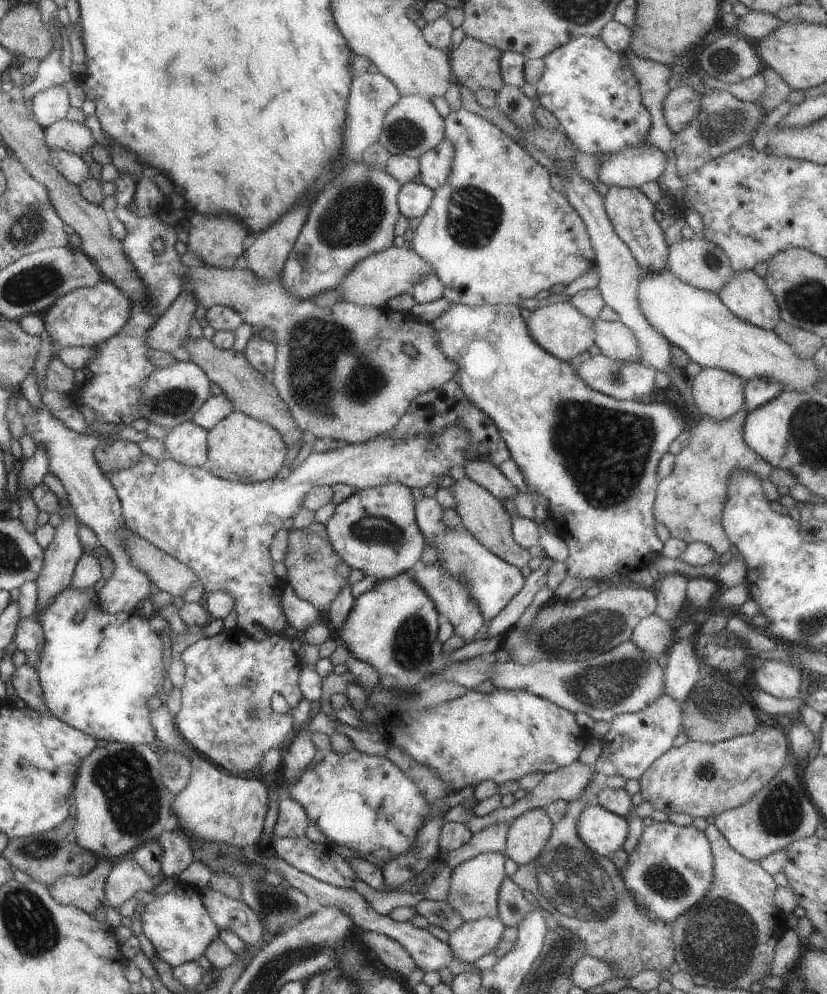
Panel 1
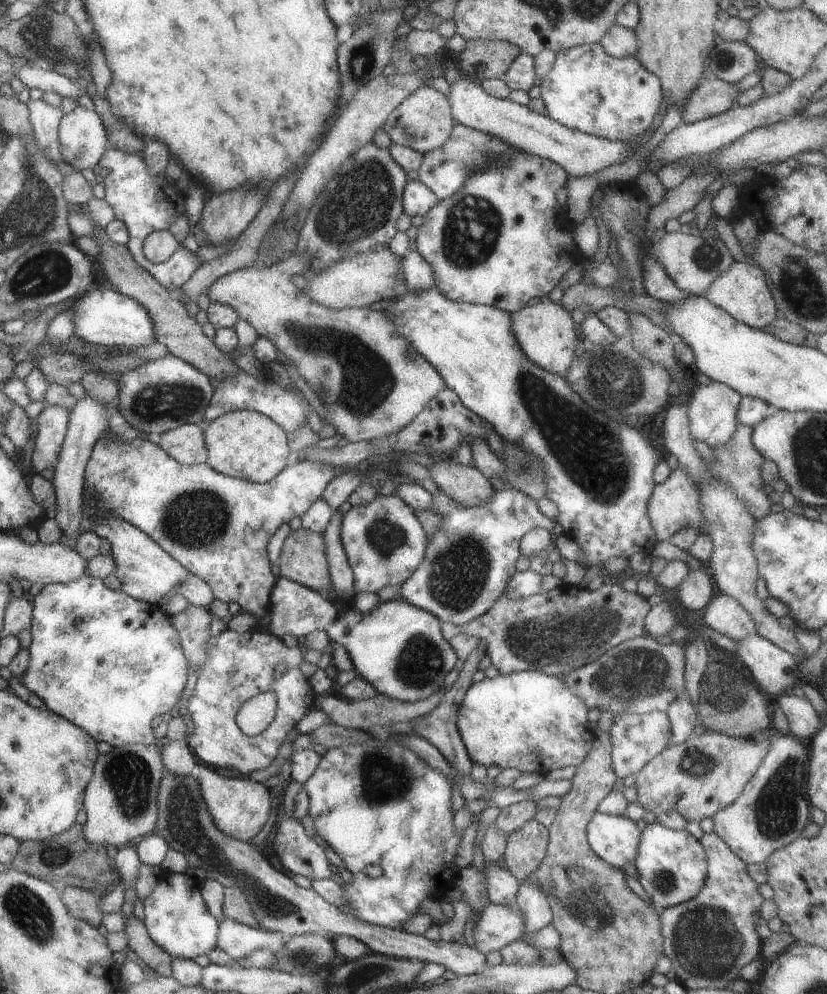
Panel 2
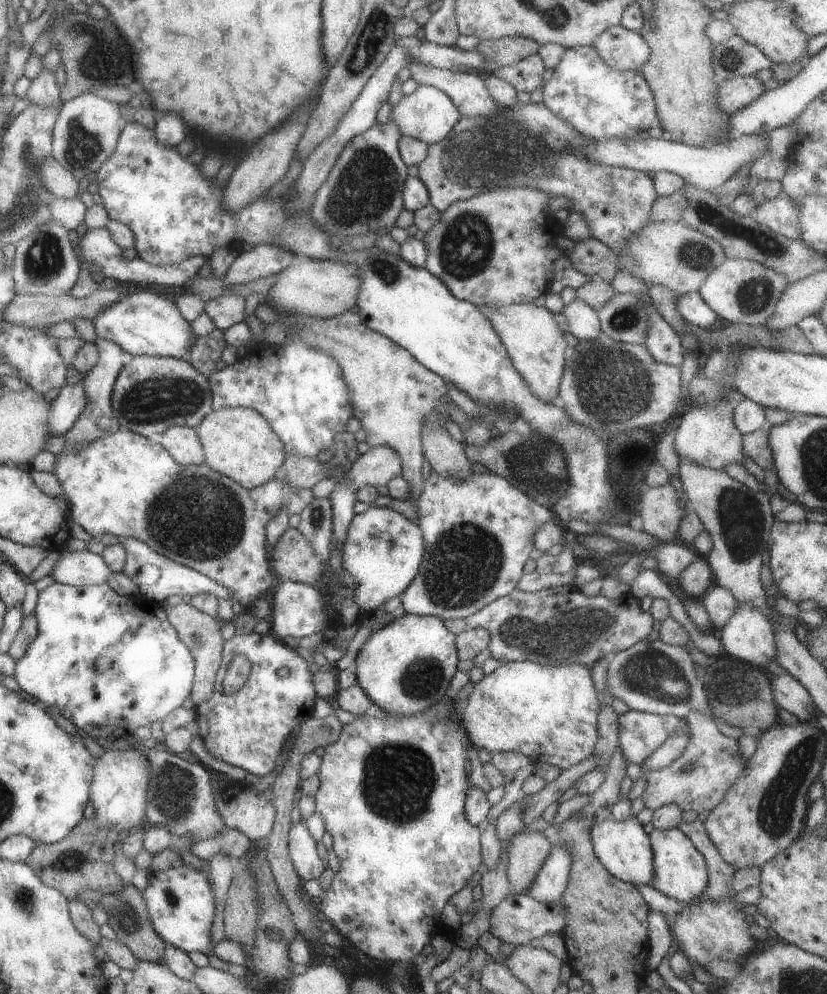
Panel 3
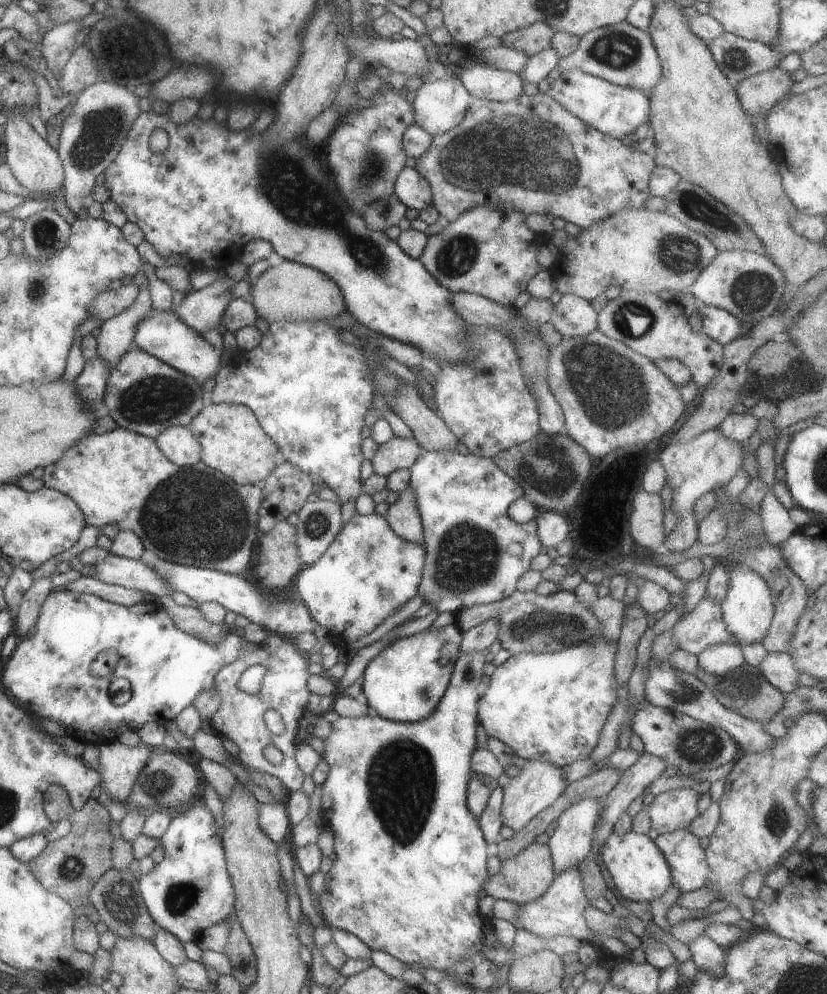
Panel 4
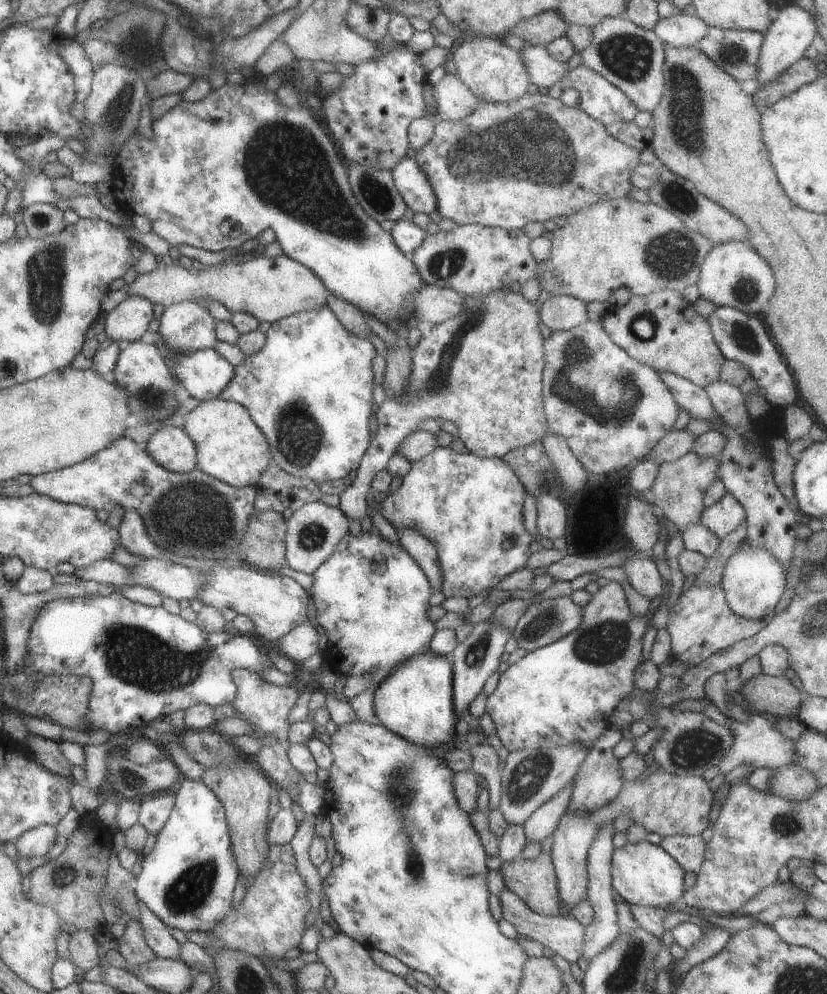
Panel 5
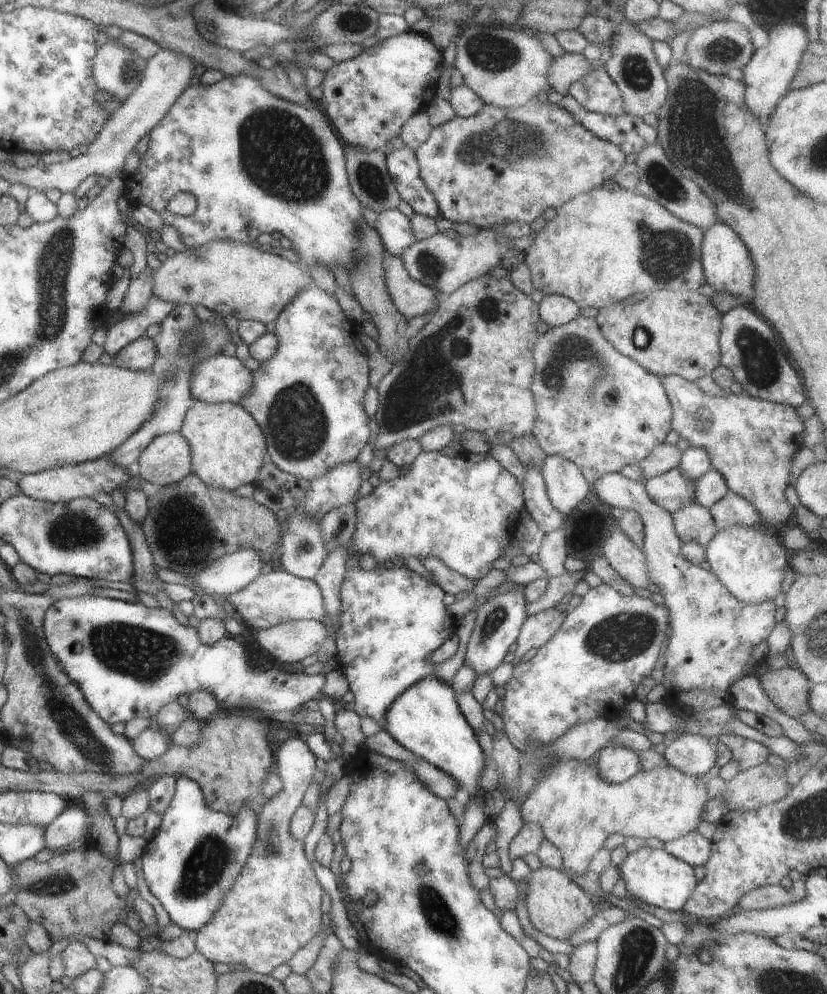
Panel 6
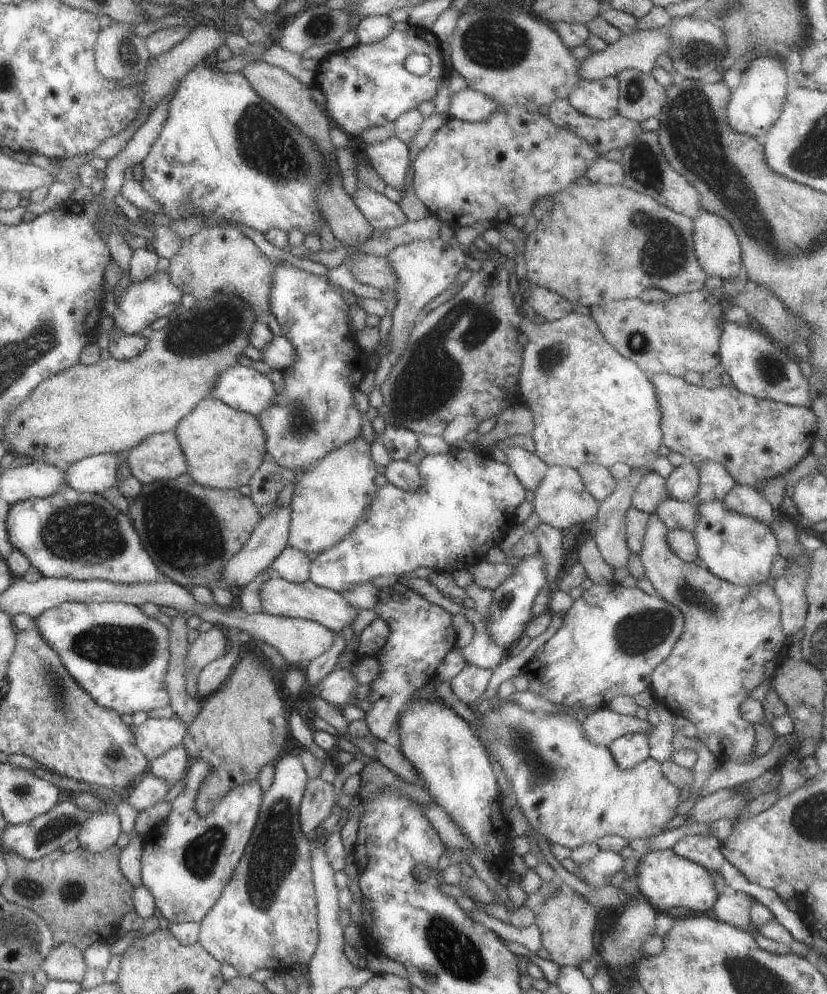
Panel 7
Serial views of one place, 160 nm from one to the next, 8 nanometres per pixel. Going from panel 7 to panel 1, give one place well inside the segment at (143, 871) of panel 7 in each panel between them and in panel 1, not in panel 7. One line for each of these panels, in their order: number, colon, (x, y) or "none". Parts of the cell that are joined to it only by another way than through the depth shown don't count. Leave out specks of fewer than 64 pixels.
1: (177, 925)
2: (174, 914)
3: (178, 901)
4: (188, 891)
5: (187, 880)
6: (195, 856)

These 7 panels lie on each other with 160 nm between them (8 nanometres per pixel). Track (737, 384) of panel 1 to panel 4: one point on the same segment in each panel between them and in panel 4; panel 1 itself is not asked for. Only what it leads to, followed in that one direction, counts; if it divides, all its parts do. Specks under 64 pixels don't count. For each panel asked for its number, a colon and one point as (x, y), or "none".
2: (711, 411)
3: (706, 436)
4: (707, 461)

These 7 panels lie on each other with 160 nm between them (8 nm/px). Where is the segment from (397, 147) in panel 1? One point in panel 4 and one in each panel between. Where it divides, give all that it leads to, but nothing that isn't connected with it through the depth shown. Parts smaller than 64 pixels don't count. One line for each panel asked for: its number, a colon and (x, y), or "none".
2: (422, 121)
3: (426, 114)
4: (437, 106)

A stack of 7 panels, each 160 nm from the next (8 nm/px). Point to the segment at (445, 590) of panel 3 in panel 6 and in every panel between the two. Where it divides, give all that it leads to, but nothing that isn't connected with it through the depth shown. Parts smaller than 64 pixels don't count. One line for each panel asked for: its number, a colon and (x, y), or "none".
4: (474, 553)
5: (469, 507)
6: (463, 511)

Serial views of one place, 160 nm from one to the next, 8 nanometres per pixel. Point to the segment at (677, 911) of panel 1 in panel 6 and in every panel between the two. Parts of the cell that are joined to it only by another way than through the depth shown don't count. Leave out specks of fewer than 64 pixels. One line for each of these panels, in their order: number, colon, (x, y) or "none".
2: (670, 866)
3: (679, 870)
4: (684, 856)
5: (687, 851)
6: (692, 848)

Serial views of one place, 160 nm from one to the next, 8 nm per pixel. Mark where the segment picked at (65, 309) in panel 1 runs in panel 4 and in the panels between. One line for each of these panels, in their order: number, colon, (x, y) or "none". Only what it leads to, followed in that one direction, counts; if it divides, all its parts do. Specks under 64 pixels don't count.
2: (102, 317)
3: (140, 323)
4: (161, 334)

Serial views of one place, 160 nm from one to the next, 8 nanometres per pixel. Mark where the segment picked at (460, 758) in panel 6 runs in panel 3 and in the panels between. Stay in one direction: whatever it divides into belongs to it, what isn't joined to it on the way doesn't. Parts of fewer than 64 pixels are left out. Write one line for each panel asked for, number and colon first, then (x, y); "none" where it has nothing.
3: (404, 667)
4: (404, 682)
5: (415, 701)

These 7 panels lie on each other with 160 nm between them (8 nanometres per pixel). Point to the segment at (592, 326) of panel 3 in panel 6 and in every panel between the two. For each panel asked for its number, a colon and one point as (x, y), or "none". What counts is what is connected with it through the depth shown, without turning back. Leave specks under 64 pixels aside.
4: (571, 316)
5: (559, 312)
6: (554, 310)

